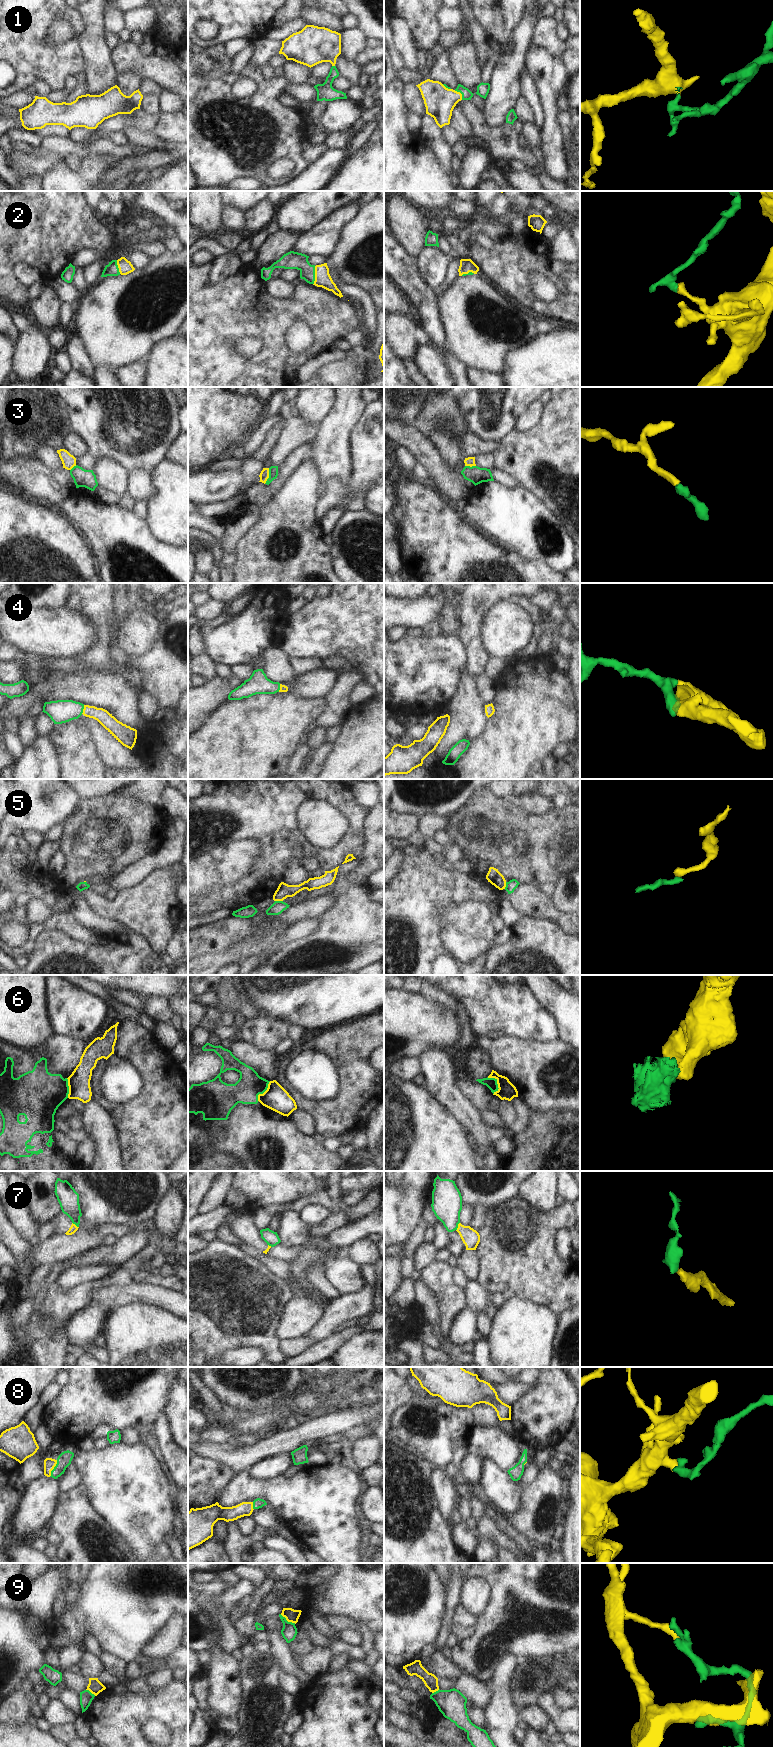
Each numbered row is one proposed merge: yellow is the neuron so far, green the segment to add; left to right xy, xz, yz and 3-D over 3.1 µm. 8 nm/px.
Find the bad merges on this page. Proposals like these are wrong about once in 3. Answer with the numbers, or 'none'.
3, 5, 6, 7, 9

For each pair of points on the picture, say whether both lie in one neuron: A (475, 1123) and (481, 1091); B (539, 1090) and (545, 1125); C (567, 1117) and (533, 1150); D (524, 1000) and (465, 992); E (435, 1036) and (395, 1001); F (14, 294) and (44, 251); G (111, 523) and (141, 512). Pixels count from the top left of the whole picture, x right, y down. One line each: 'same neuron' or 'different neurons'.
A: different neurons
B: different neurons
C: same neuron
D: same neuron
E: same neuron
F: same neuron
G: different neurons

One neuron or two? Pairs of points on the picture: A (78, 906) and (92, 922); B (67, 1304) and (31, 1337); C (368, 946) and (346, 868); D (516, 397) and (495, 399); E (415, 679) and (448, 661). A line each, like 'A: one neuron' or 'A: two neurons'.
A: one neuron
B: one neuron
C: one neuron
D: one neuron
E: one neuron

